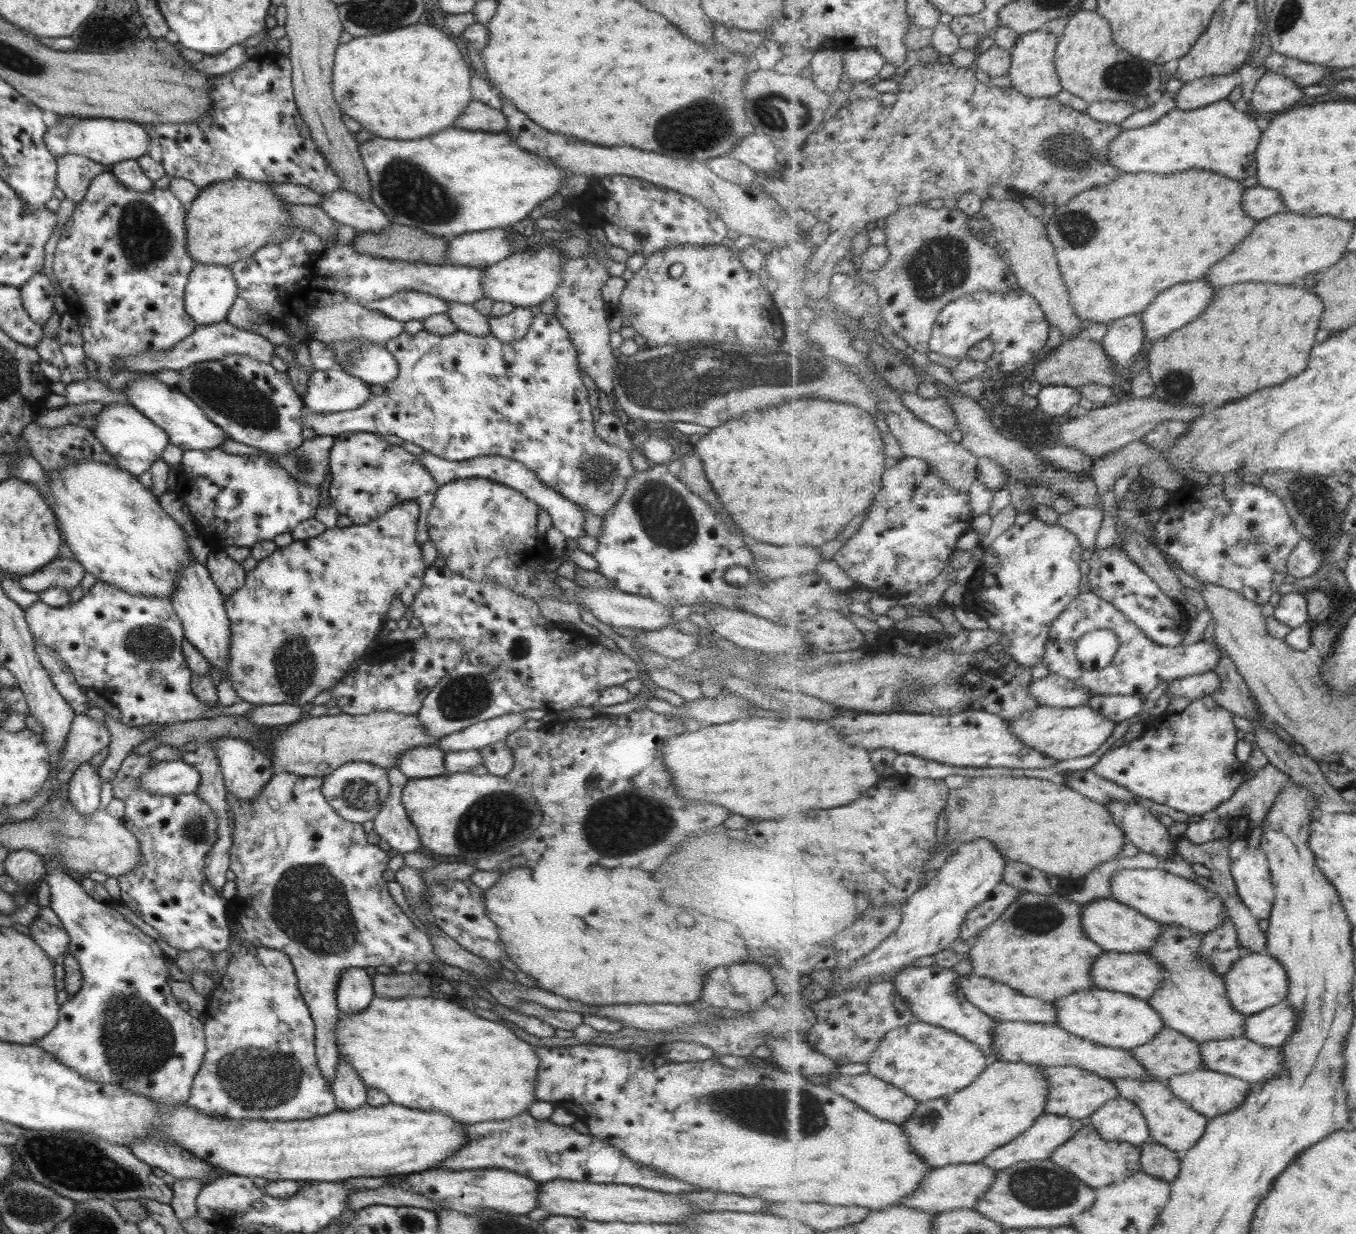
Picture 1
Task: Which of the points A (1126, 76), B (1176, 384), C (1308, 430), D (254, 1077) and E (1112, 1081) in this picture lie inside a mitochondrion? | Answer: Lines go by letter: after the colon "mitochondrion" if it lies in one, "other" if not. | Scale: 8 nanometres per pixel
A: mitochondrion
B: mitochondrion
C: mitochondrion
D: mitochondrion
E: other

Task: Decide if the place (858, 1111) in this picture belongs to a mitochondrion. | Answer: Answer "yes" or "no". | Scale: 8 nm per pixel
no

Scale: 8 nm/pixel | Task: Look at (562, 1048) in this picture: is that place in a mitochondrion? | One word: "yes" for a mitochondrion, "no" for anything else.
no

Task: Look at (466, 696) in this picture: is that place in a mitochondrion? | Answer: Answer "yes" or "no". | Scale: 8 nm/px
yes

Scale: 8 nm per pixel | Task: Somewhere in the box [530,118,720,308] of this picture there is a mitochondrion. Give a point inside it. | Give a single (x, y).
(640, 234)

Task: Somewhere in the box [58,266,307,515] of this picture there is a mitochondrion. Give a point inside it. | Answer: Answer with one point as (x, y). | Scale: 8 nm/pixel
(222, 389)

